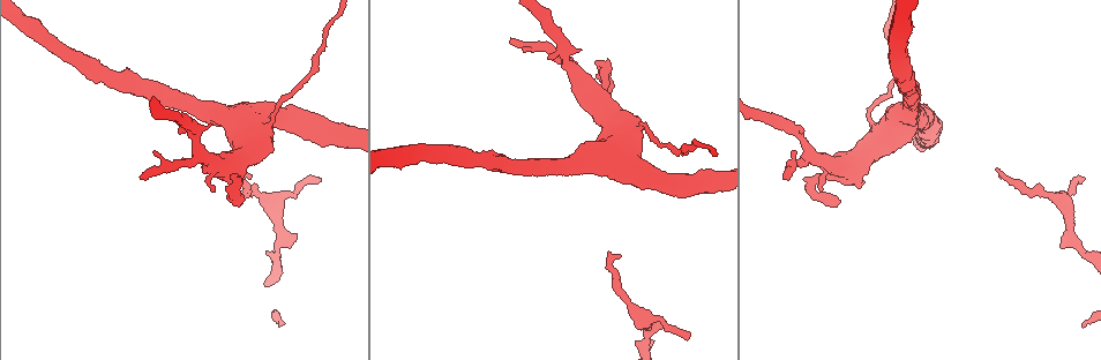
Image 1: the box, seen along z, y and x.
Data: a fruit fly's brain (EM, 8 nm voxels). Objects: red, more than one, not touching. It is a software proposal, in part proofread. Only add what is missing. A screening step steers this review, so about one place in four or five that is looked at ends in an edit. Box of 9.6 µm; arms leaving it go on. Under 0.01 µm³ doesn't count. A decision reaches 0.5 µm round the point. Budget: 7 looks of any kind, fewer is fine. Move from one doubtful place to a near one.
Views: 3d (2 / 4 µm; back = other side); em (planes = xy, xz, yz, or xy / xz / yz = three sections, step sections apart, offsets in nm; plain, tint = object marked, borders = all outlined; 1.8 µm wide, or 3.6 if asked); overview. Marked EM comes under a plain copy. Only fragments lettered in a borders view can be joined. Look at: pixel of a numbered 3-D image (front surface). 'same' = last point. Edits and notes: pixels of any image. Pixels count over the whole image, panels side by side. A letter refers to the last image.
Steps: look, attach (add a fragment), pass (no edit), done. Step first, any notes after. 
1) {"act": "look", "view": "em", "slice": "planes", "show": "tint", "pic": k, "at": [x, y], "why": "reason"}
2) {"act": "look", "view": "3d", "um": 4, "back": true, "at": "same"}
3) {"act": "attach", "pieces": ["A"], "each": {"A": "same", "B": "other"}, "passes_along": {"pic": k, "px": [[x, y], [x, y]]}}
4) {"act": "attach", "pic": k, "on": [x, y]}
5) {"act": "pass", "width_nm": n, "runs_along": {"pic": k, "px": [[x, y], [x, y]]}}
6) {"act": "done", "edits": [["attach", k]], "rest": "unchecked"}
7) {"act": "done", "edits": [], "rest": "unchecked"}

{"act": "look", "view": "3d", "um": 2, "pic": 1, "at": [999, 175], "why": "branch stops here"}

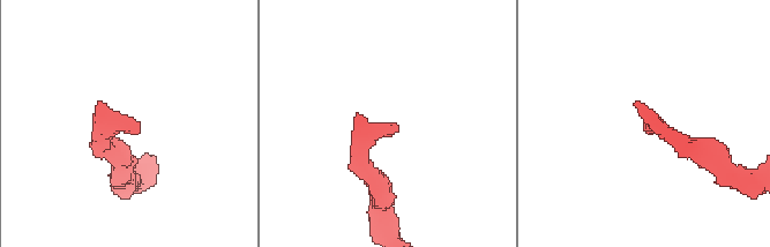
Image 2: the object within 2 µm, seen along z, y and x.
{"act": "look", "view": "em", "slice": "xy", "step": 8, "show": "borders", "pic": 2, "at": [647, 117]}

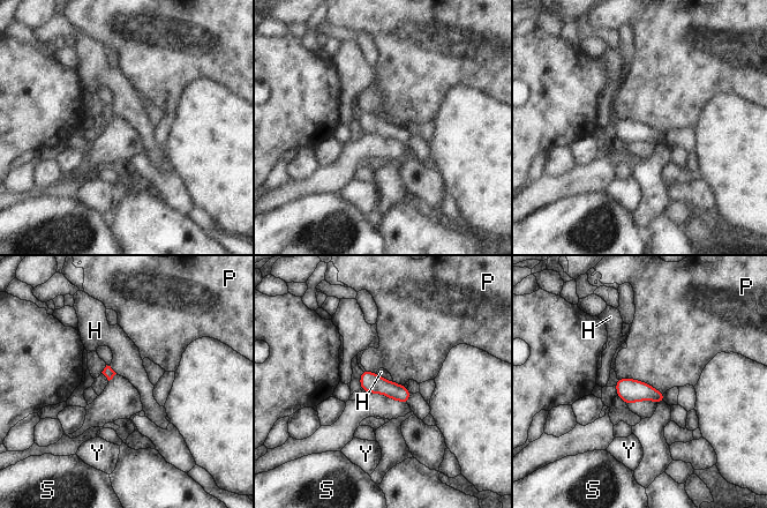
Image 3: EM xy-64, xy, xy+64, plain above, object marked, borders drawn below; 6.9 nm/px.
{"act": "pass", "each": {"H": "other", "P": "other", "S": "other", "Y": "other"}, "border": {"pic": 3, "px": [[377, 373], [392, 382]]}, "found": "none of them fits"}

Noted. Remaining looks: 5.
{"act": "look", "view": "3d", "um": 4, "back": true, "pic": 1, "at": [319, 179], "why": "branch stops here"}

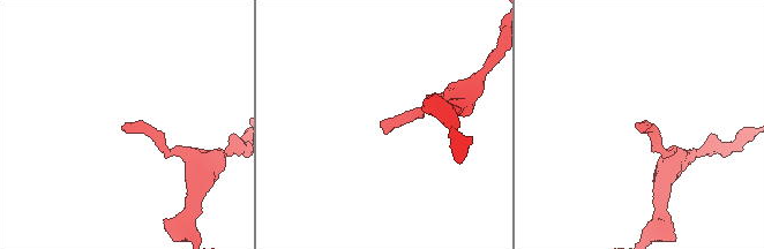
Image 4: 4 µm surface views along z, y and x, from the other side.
{"act": "look", "view": "em", "slice": "planes", "show": "borders", "pic": 4, "at": [123, 129], "why": "need the tissue"}

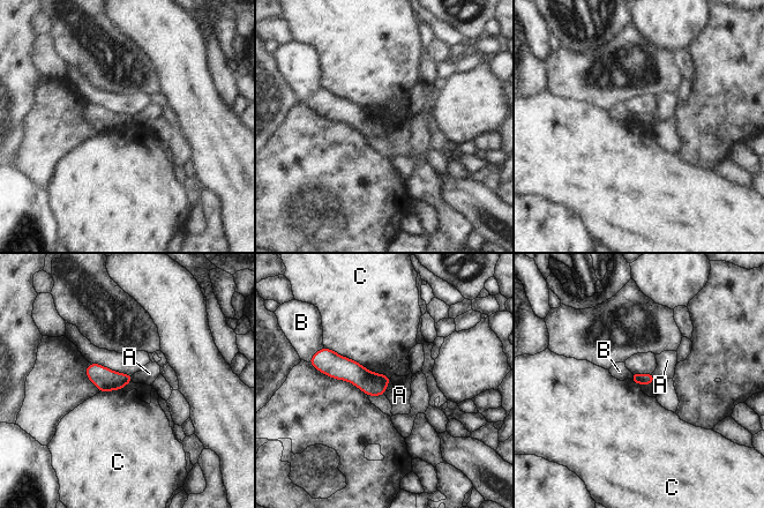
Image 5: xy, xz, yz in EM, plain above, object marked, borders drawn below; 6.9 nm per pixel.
{"act": "pass", "each": {"A": "other", "B": "other", "C": "other"}, "runs_along": {"pic": 5, "px": [[317, 365], [387, 379]]}, "found": "no lettered fragment goes on from it"}

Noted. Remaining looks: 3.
{"act": "look", "view": "3d", "um": 2, "pic": 1, "at": [153, 153], "why": "an open end"}

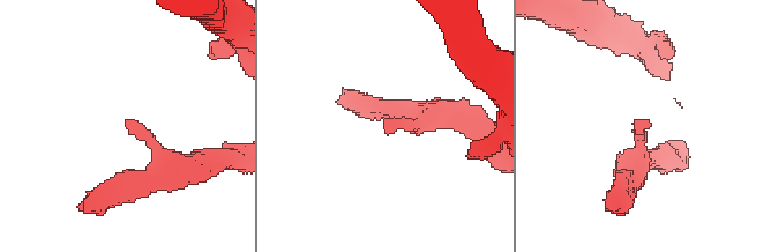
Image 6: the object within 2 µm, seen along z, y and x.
{"act": "look", "view": "em", "slice": "planes", "show": "borders", "pic": 6, "at": [128, 122]}

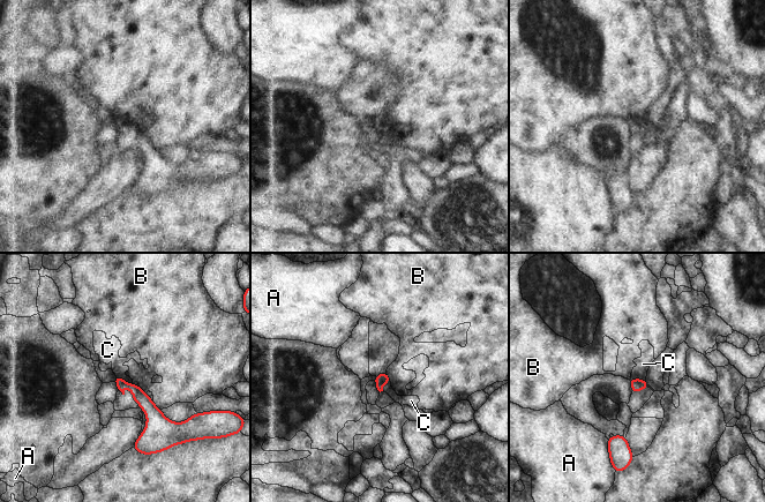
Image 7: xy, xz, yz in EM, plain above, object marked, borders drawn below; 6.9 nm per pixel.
{"act": "pass", "each": {"A": "other", "B": "other", "C": "other"}, "border": {"pic": 7, "px": [[117, 377], [132, 382]]}, "found": "no lettered fragment goes on from it"}

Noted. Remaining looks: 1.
{"act": "done", "edits": [], "rest": "unchecked"}

